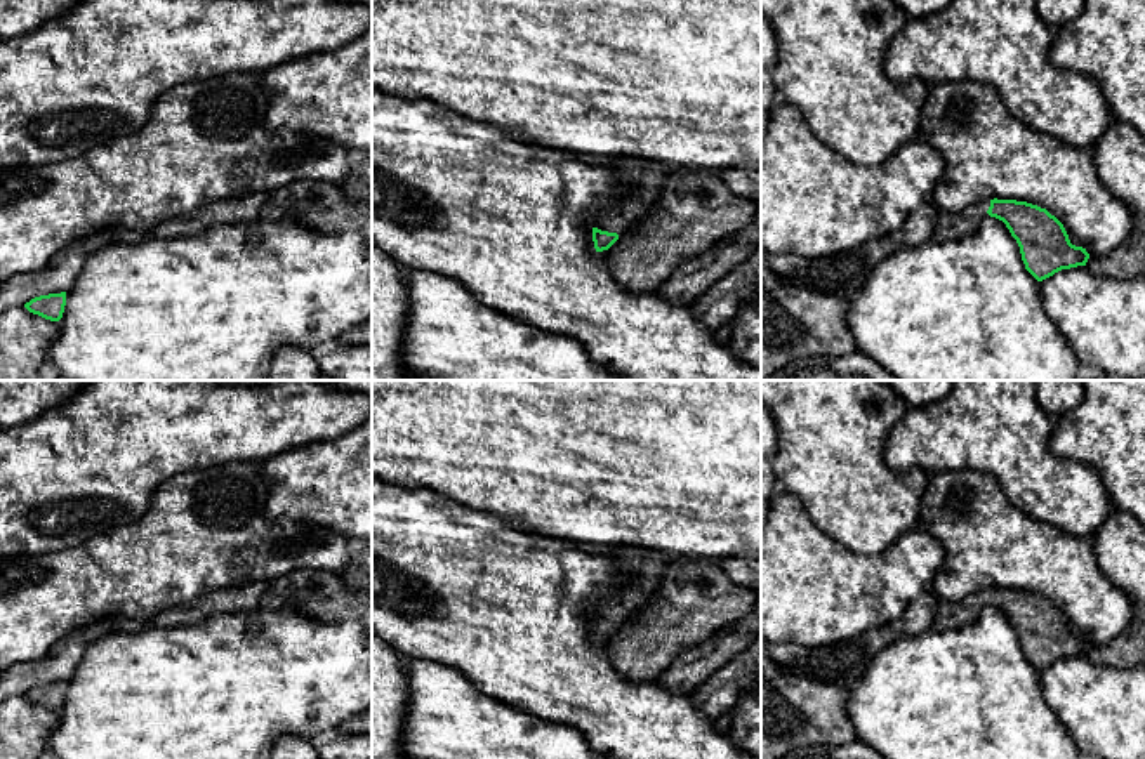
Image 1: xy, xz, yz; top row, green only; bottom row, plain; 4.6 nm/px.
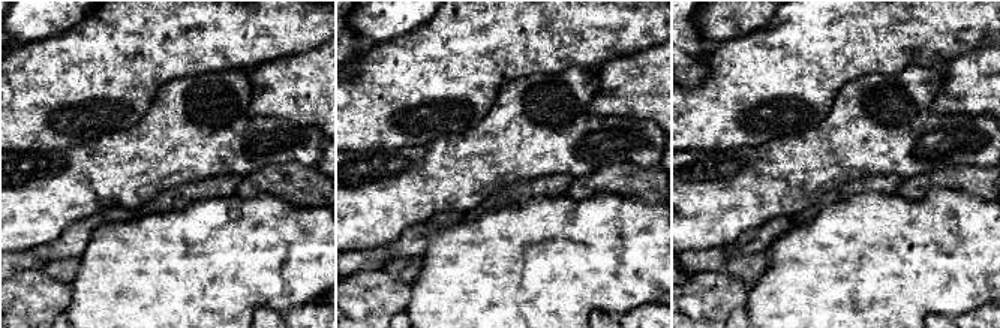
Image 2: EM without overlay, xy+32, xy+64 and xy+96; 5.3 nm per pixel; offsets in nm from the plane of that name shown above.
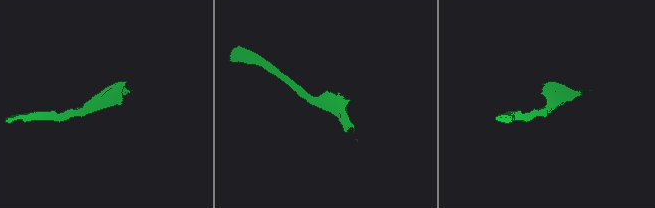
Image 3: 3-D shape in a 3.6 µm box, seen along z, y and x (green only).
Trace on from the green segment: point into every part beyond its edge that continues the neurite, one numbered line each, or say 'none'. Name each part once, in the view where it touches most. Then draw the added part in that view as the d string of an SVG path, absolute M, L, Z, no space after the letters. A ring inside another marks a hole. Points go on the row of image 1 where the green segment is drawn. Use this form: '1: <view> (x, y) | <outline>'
1: xz (647, 176) | M625 160L612 165L612 170L634 188L619 198L605 212L592 219L592 228L608 233L624 233L632 221L639 219L657 200L659 184L671 174L664 165L641 160Z

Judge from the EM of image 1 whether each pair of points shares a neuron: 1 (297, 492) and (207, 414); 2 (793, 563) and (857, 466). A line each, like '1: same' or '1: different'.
1: different
2: different

